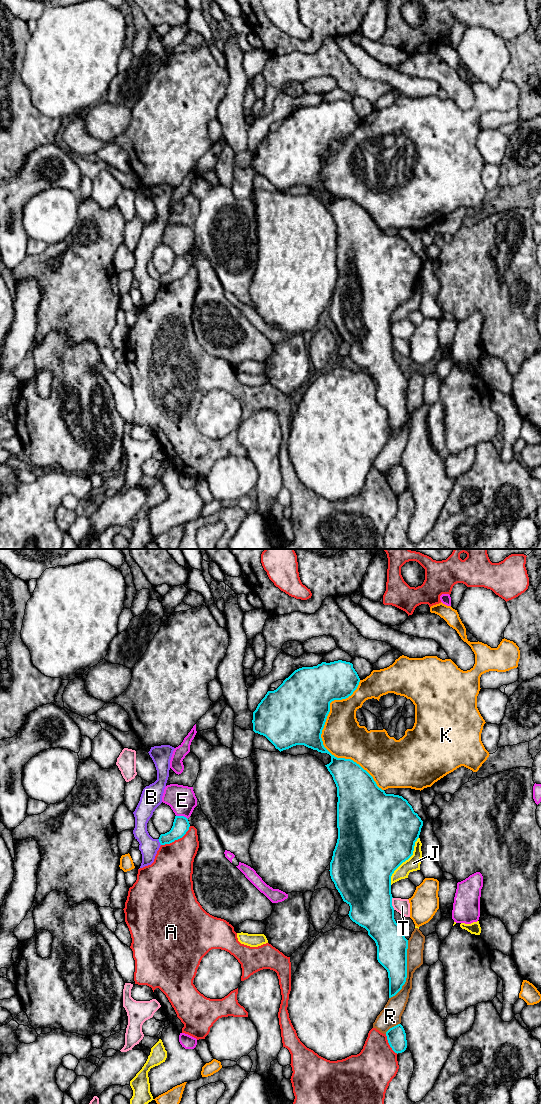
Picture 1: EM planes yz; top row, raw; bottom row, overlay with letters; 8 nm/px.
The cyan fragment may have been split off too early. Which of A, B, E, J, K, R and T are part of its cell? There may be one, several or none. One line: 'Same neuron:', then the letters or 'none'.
Same neuron: none

